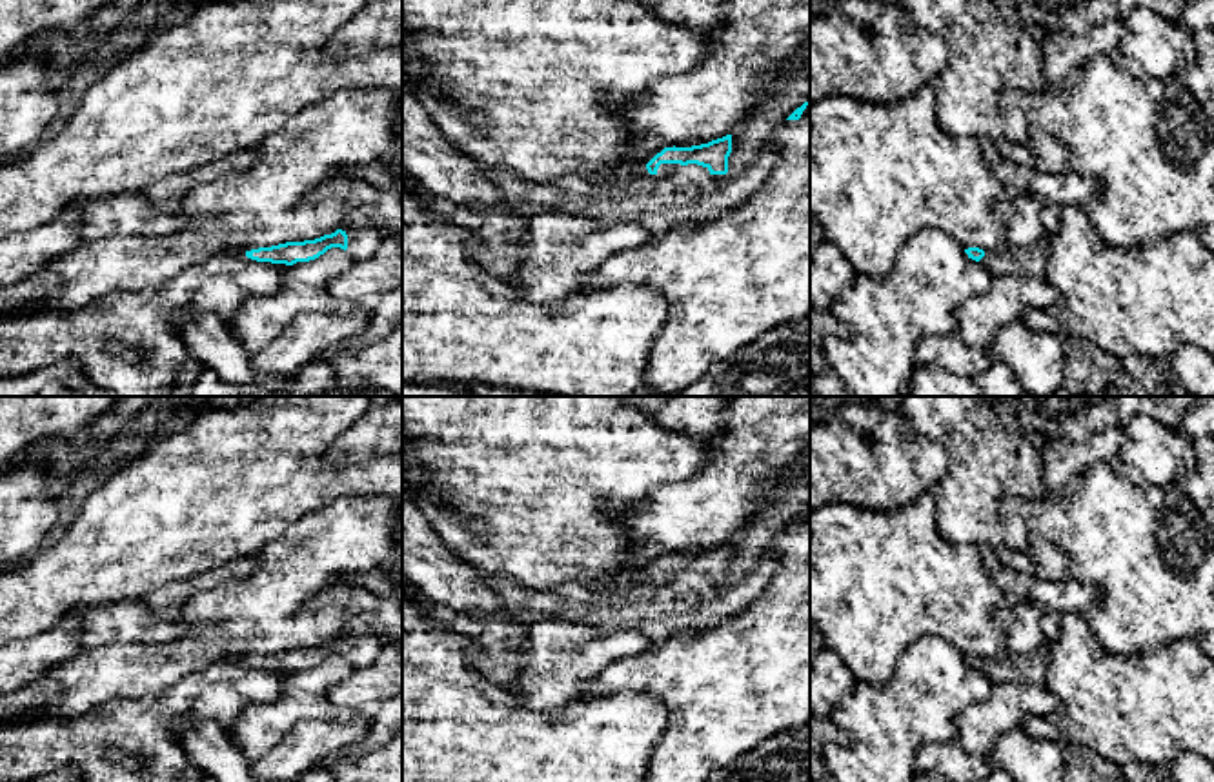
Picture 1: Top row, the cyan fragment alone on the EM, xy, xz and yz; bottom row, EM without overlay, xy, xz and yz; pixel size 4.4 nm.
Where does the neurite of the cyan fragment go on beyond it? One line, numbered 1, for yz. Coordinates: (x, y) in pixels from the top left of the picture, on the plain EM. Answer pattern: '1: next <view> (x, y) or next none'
1: next yz (1031, 668)

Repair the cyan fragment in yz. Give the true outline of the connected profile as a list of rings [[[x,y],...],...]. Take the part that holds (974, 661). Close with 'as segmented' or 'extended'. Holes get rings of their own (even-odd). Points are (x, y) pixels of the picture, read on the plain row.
[[[1043,644],[1039,649],[1028,655],[1010,655],[1001,653],[992,658],[983,658],[979,655],[965,657],[968,666],[979,669],[985,667],[985,673],[994,684],[999,682],[1027,682],[1036,686],[1047,684],[1047,666],[1048,666],[1048,649]]]; extended

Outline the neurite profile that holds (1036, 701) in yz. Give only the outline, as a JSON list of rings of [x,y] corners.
[[[999,682],[990,695],[956,715],[957,744],[972,755],[992,755],[996,740],[1028,717],[1050,717],[1061,702],[1045,686]]]

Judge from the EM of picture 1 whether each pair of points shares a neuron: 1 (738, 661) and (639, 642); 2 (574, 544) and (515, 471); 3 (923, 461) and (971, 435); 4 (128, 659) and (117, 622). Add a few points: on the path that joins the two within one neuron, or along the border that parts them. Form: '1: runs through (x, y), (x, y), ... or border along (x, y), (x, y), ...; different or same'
1: border along (652, 642), (643, 650), (610, 661); different
2: runs through (556, 526), (543, 513), (541, 499), (534, 490); same
3: border along (907, 430), (947, 451), (947, 473), (932, 490); different
4: border along (164, 642), (102, 644), (82, 651); different

